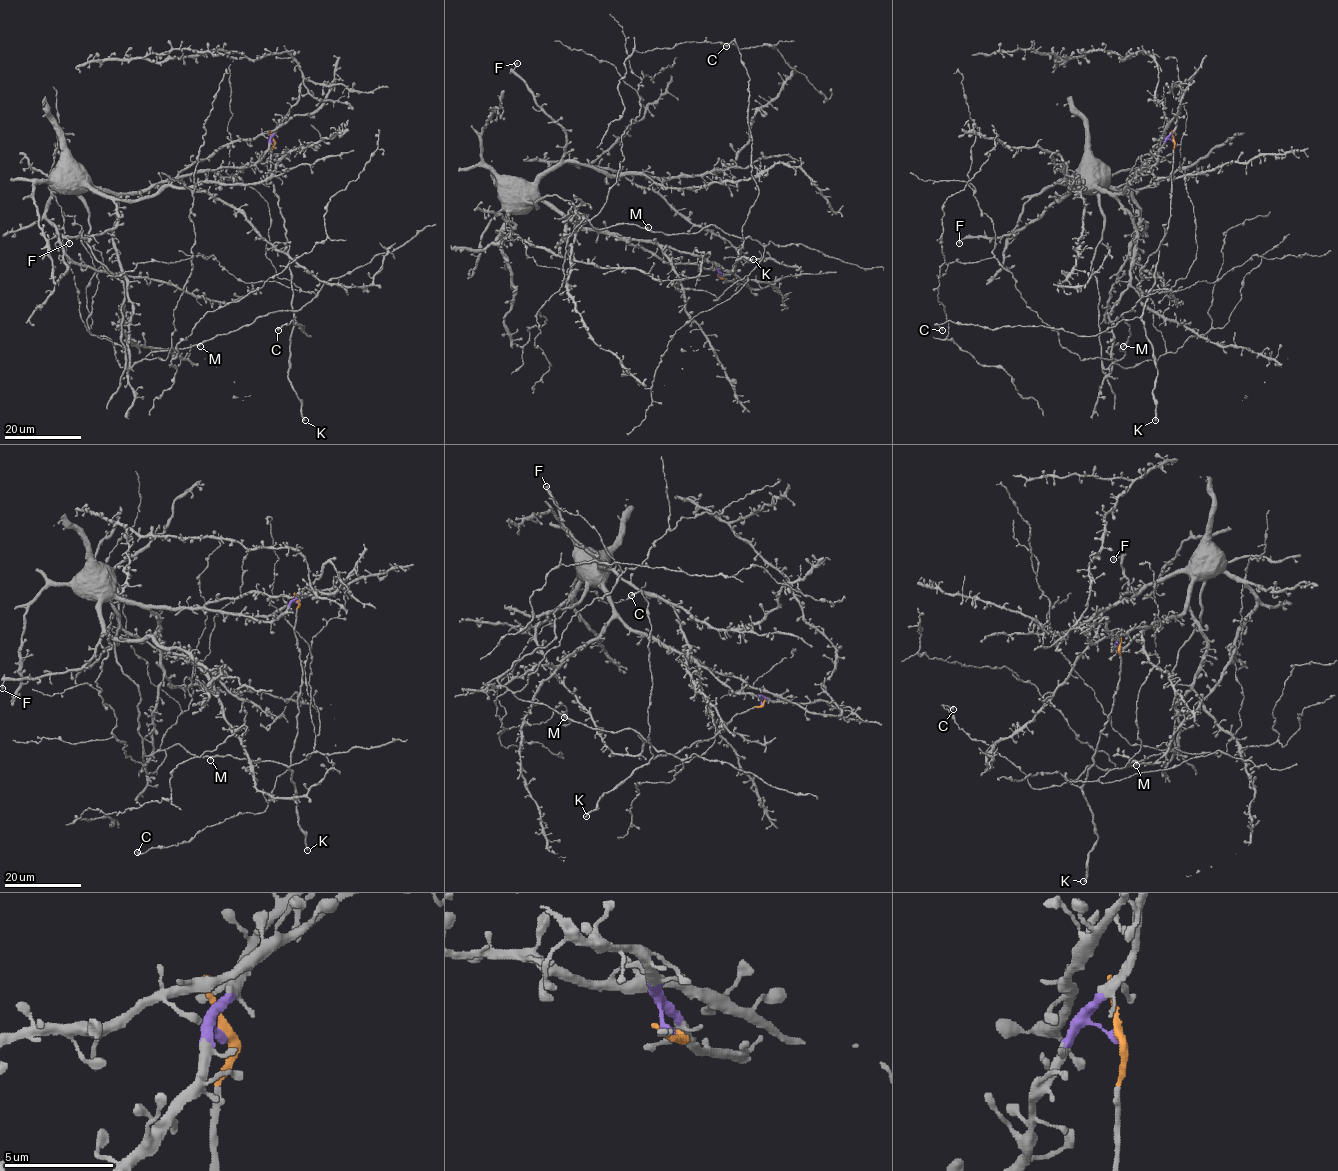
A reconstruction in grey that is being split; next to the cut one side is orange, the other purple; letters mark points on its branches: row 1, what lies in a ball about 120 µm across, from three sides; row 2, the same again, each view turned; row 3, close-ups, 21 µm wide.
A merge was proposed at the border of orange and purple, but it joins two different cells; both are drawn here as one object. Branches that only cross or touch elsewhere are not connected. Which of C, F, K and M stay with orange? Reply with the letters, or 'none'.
C, K

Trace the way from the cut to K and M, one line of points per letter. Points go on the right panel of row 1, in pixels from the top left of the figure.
K: (1173, 139), (1168, 228), (1160, 246), (1155, 284), (1148, 293), (1142, 317), (1157, 370), (1153, 392), (1155, 420)
M: (1173, 140), (1118, 197), (1135, 229), (1136, 249), (1129, 286), (1111, 313), (1110, 366), (1123, 347)

